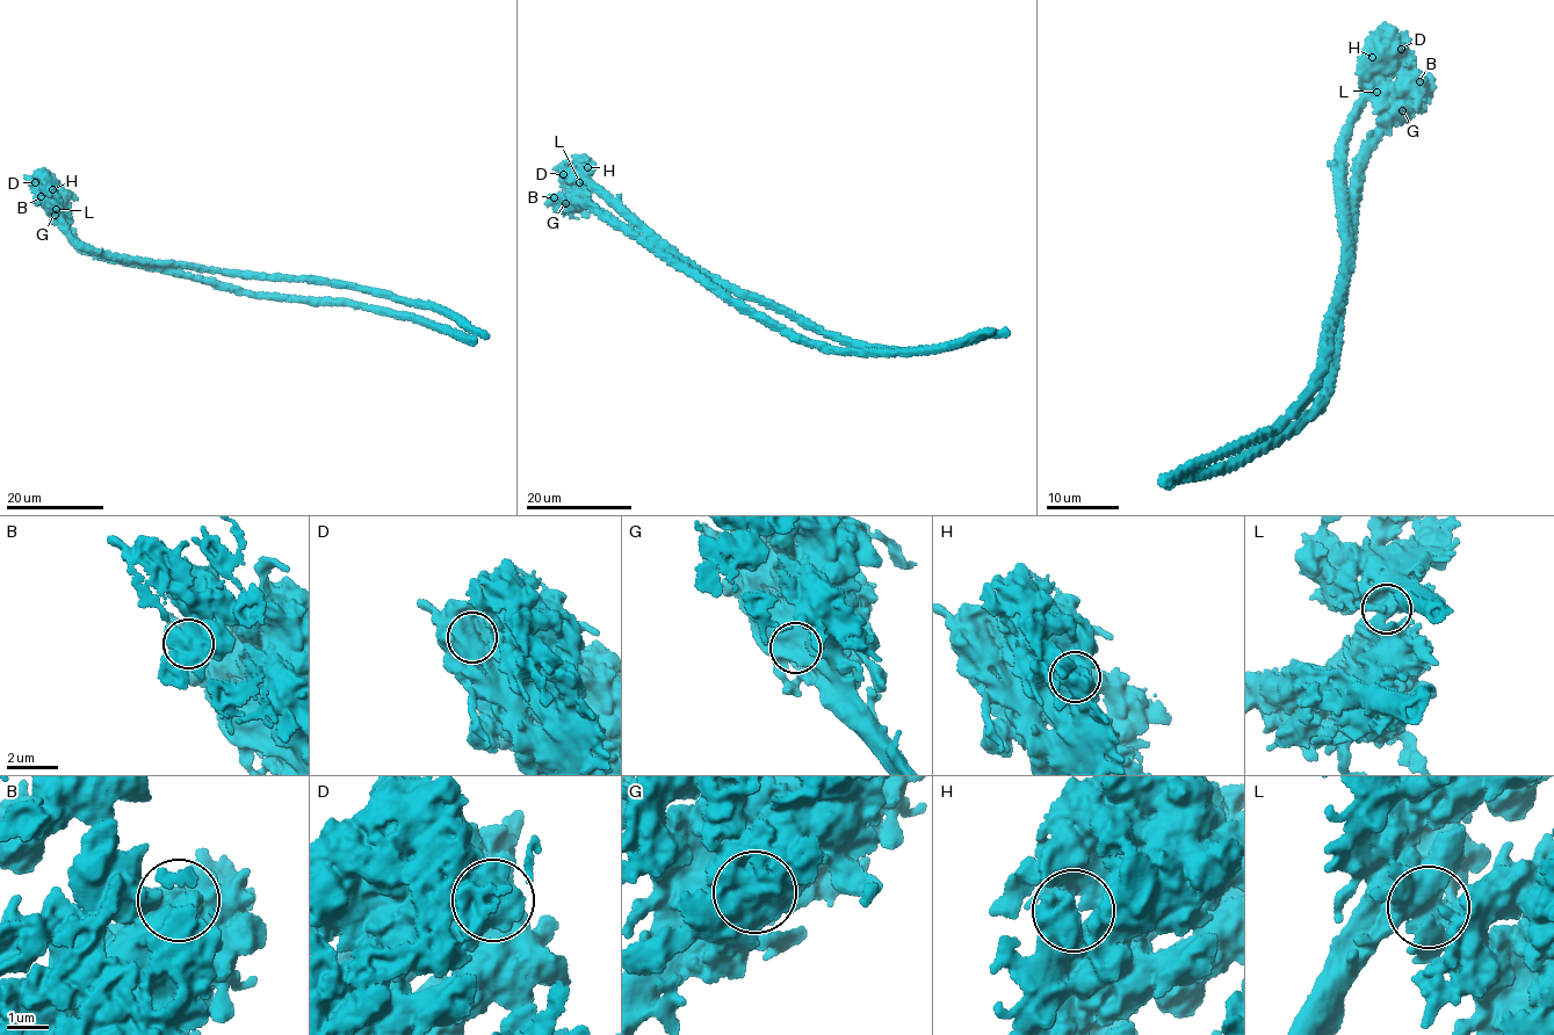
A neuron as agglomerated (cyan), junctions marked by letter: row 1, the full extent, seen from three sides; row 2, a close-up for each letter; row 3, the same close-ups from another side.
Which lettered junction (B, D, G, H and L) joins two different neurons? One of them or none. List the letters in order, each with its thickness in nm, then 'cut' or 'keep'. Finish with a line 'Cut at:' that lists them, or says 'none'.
B: 650 nm thick; keep
D: 700 nm thick; keep
G: 600 nm thick; keep
H: 550 nm thick; keep
L: 600 nm thick; cut
Cut at: L

